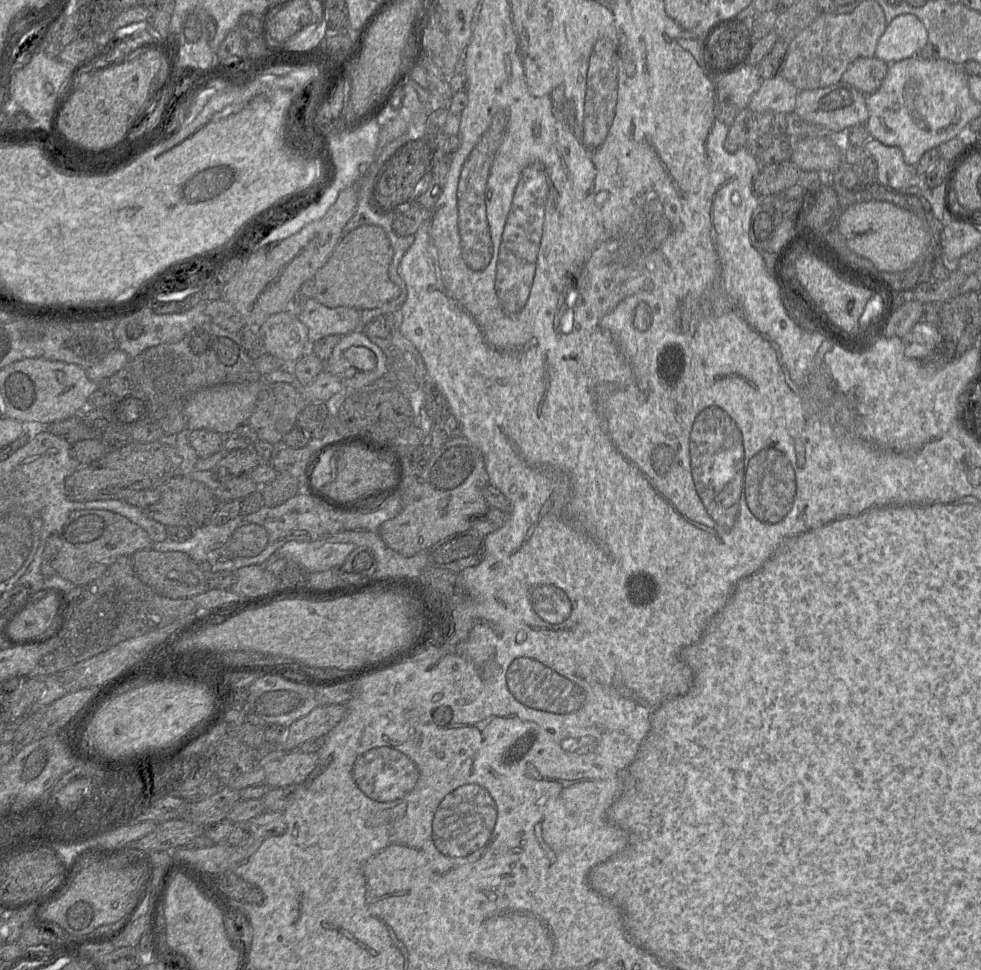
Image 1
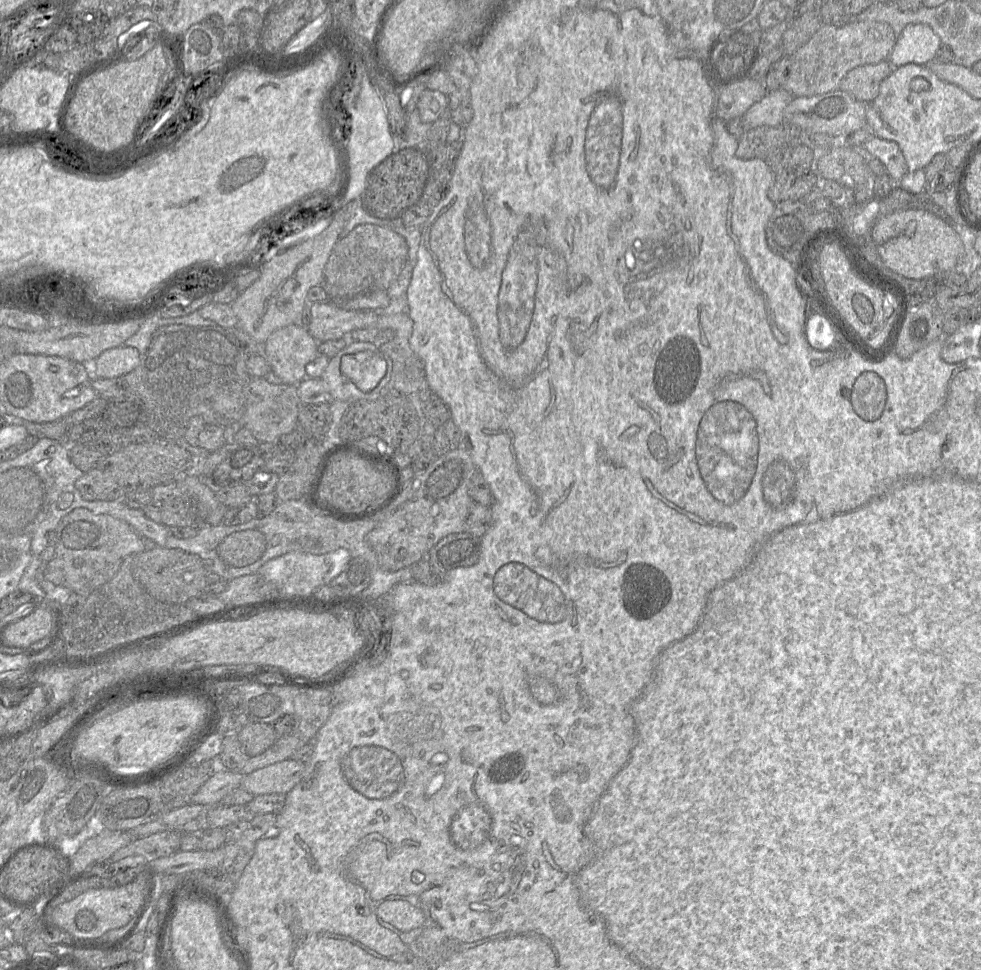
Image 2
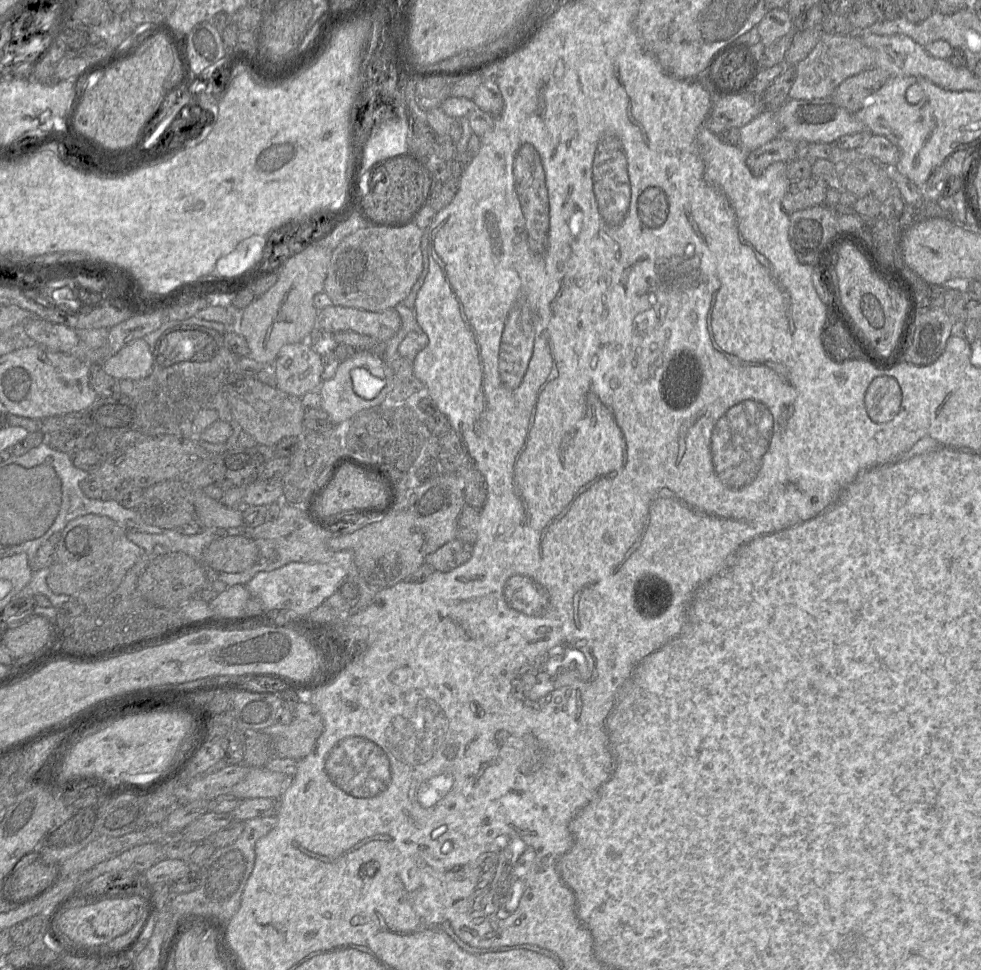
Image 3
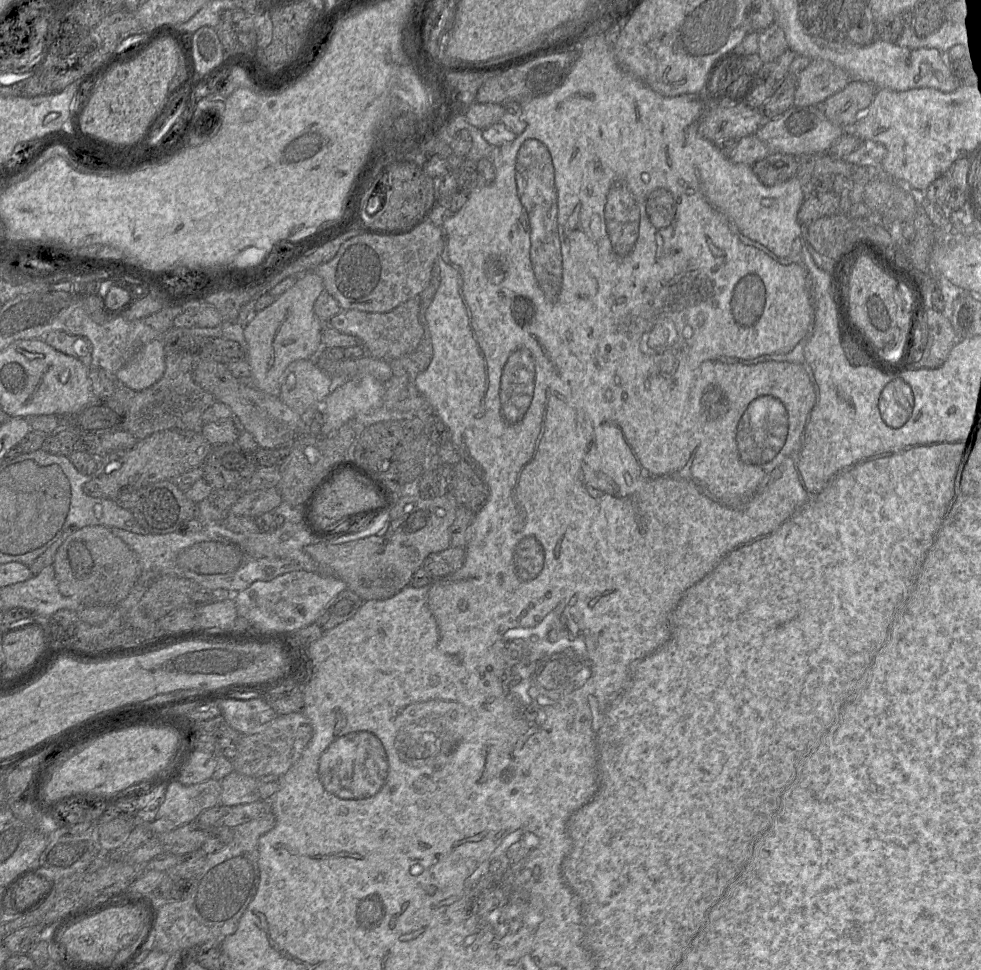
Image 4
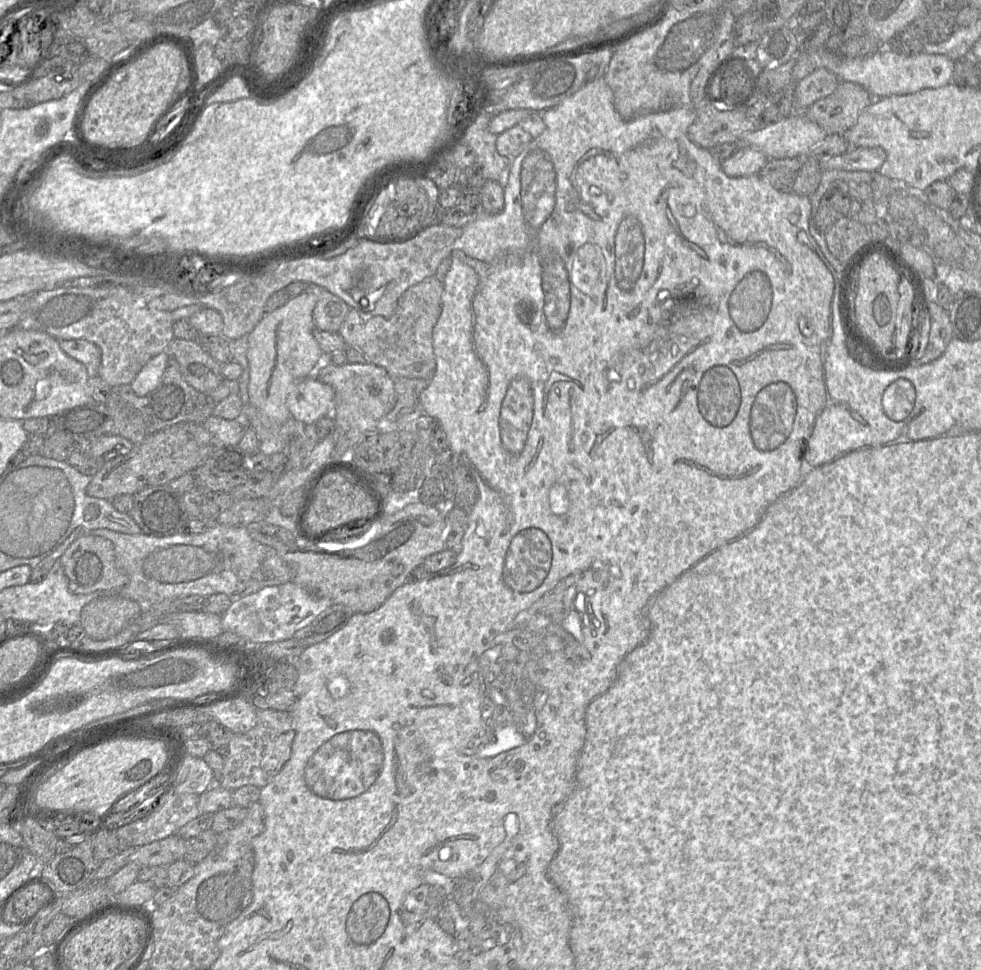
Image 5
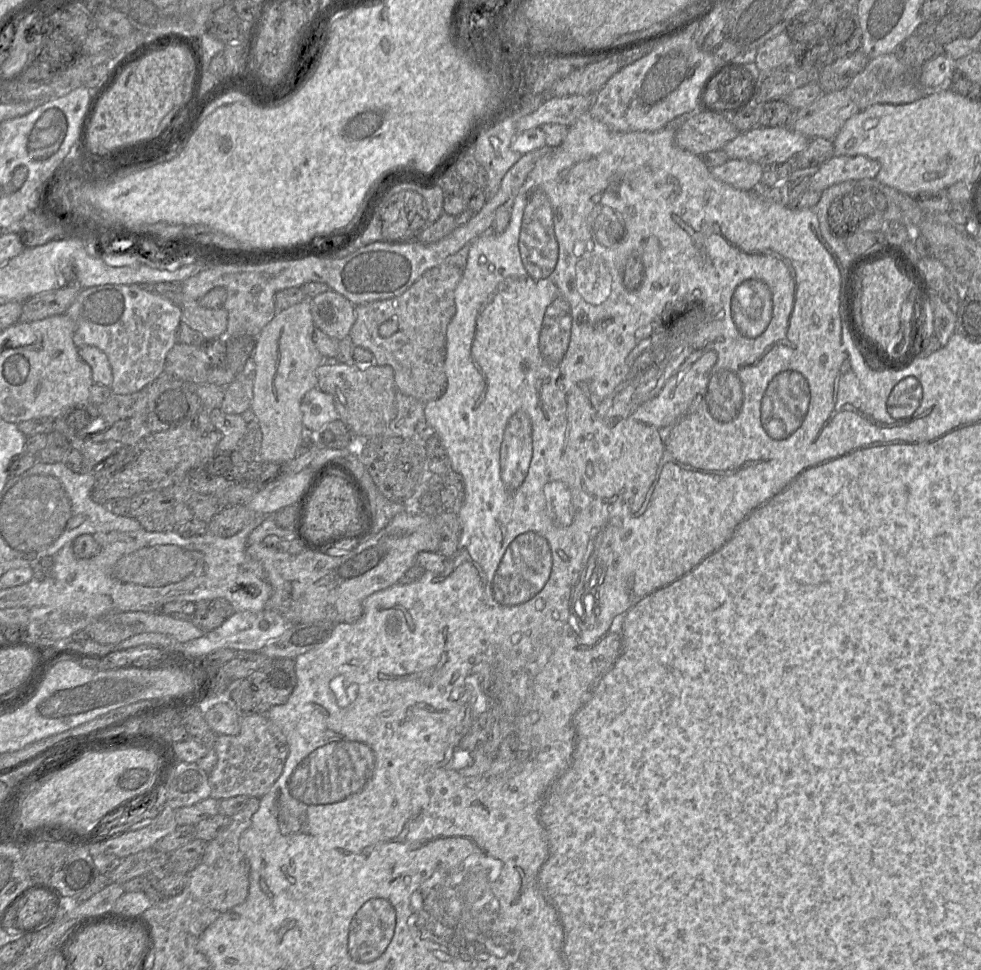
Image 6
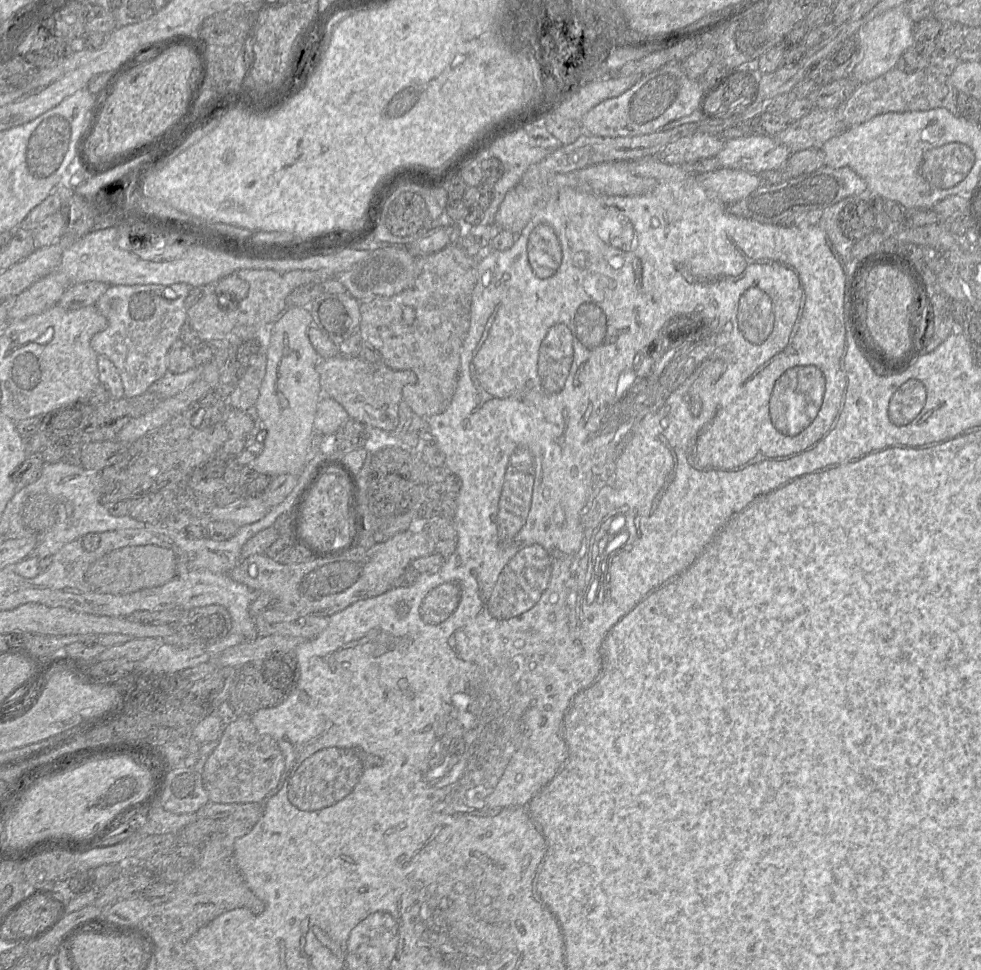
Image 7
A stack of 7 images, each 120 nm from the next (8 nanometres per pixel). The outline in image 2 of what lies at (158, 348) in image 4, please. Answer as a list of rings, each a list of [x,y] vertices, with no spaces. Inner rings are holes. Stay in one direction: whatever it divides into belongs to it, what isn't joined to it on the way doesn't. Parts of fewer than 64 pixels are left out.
[[[126,345],[102,352],[91,364],[92,378],[118,378],[134,370],[140,362],[137,349]]]

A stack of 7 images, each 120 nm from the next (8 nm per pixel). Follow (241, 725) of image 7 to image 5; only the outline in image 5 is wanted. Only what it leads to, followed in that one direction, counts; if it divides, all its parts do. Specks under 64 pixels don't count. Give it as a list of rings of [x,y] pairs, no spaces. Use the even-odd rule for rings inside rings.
[[[274,709],[257,710],[257,724],[255,727],[244,734],[233,734],[227,755],[224,757],[222,779],[220,783],[216,783],[215,785],[220,785],[229,791],[235,791],[246,785],[253,785],[259,788],[265,787],[280,772],[290,758],[295,734],[294,720],[290,711]]]

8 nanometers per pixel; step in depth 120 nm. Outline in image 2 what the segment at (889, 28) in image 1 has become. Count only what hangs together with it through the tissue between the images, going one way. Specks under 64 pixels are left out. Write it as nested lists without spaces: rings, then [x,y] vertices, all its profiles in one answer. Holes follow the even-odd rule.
[[[911,23],[896,37],[888,61],[893,67],[908,63],[927,65],[935,58],[940,45],[940,38],[929,25]]]

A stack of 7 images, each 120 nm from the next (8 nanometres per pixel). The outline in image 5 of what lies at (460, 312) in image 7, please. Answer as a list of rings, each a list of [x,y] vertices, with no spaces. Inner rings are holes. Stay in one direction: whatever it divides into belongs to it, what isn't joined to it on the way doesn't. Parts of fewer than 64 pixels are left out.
[[[434,276],[410,287],[389,318],[350,309],[338,333],[347,347],[360,350],[366,361],[384,368],[394,378],[431,380],[436,371],[433,329],[442,311],[443,282]]]

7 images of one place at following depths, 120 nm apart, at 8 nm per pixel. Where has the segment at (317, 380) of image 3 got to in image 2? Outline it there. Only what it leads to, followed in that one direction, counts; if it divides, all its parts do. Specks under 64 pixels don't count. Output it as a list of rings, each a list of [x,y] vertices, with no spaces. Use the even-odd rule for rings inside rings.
[[[293,323],[272,332],[262,346],[262,354],[266,357],[271,371],[283,381],[282,384],[298,385],[307,377],[306,365],[319,354],[318,344],[305,326]]]

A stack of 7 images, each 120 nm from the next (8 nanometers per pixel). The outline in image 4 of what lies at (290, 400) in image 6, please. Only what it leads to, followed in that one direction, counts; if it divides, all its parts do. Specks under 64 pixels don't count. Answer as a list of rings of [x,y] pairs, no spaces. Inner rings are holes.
[[[315,271],[305,272],[298,276],[294,286],[248,322],[244,329],[245,359],[251,368],[251,384],[256,388],[280,396],[281,379],[287,367],[297,360],[312,358],[323,348],[325,324],[316,316],[314,304],[324,291],[322,278]]]

